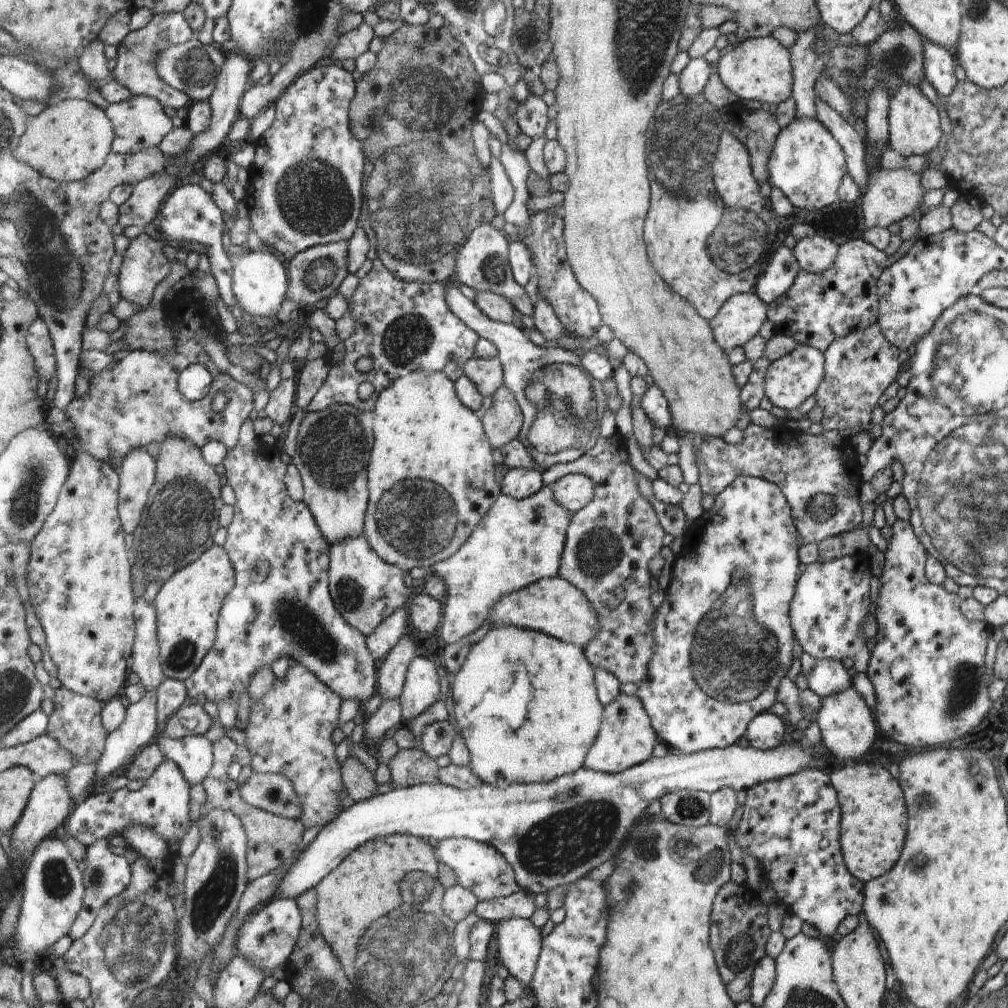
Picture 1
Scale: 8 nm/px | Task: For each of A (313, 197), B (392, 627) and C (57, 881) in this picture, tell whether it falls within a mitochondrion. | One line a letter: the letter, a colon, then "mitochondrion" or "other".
A: mitochondrion
B: other
C: mitochondrion

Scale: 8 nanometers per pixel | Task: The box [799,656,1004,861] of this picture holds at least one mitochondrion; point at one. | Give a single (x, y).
(965, 680)

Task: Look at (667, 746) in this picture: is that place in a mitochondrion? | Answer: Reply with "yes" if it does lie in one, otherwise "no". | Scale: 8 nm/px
no

